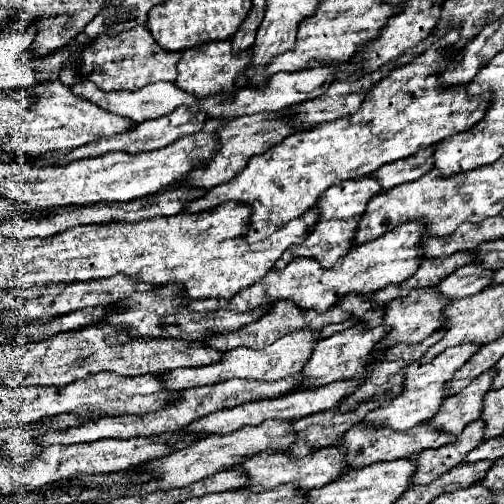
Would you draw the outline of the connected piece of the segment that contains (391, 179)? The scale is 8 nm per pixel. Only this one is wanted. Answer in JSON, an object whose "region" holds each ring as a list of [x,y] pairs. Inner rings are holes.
{"region":[[[425,148],[409,158],[401,158],[397,162],[389,162],[375,170],[371,176],[381,184],[383,190],[389,190],[393,186],[399,186],[403,182],[411,182],[421,178],[423,174],[429,172],[429,154],[433,148]]]}

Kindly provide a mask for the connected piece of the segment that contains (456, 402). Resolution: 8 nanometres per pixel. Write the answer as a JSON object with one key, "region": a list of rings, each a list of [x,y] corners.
{"region":[[[491,370],[483,372],[467,388],[463,388],[459,394],[447,396],[445,402],[441,404],[439,412],[427,422],[433,428],[447,432],[451,436],[461,434],[461,430],[469,422],[473,422],[481,416],[481,398],[491,388],[491,380],[493,380],[493,372]]]}

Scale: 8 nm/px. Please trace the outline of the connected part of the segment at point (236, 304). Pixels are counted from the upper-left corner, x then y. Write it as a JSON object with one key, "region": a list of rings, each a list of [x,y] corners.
{"region":[[[409,222],[405,226],[397,226],[397,230],[385,232],[381,238],[375,238],[373,242],[353,246],[353,250],[349,250],[348,254],[329,270],[325,270],[313,258],[295,258],[283,268],[283,272],[267,272],[259,282],[243,288],[239,294],[227,300],[225,310],[247,312],[277,300],[291,300],[301,310],[315,310],[317,314],[323,314],[329,306],[333,306],[351,292],[367,296],[389,284],[399,284],[411,278],[417,266],[421,264],[421,238],[421,226],[417,226],[417,222]]]}

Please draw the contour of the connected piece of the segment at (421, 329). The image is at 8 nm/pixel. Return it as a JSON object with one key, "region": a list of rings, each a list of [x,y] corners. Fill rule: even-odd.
{"region":[[[425,288],[425,290],[413,290],[405,298],[395,298],[383,308],[383,326],[389,326],[391,330],[385,334],[385,338],[379,342],[379,348],[385,350],[389,346],[395,346],[399,342],[405,344],[415,344],[425,340],[431,332],[435,332],[441,326],[441,310],[447,306],[449,300],[441,298],[441,294],[435,292],[435,288]]]}

